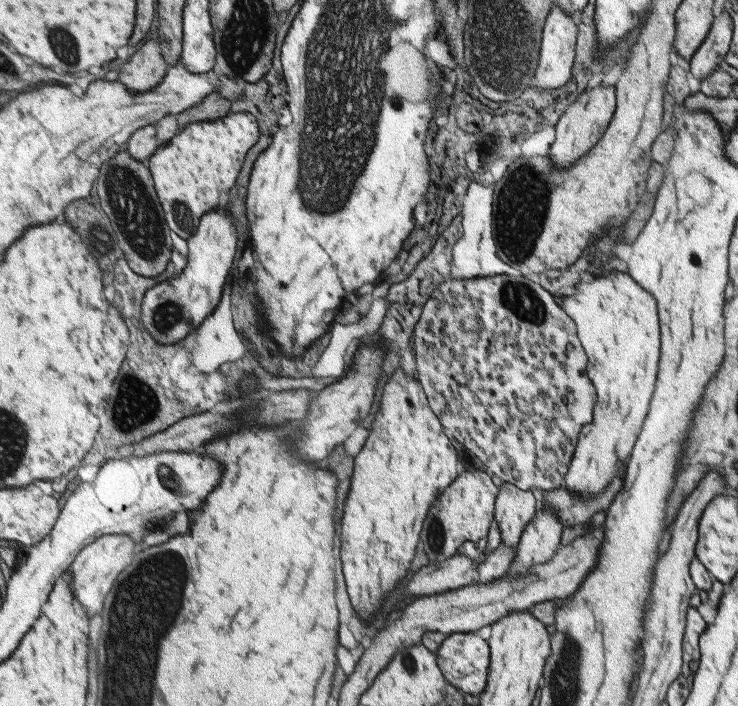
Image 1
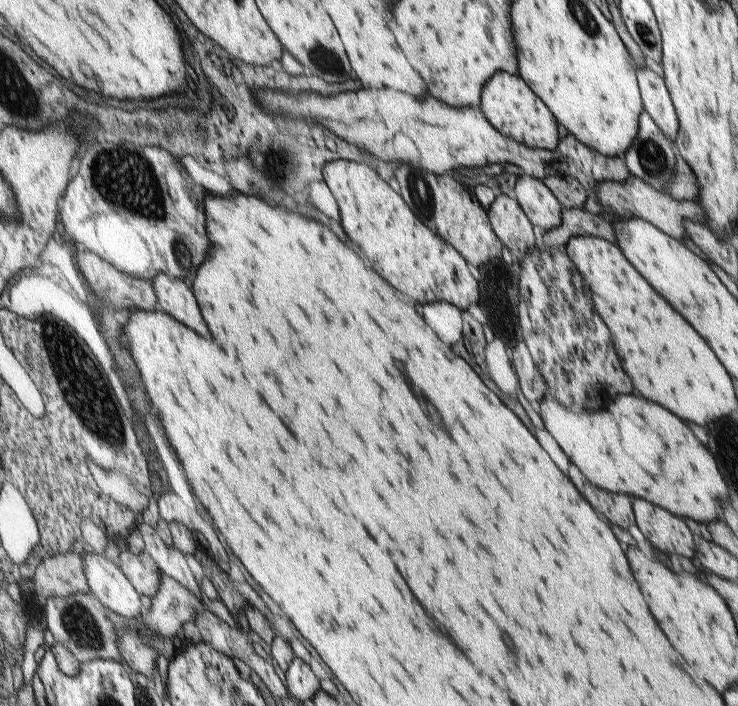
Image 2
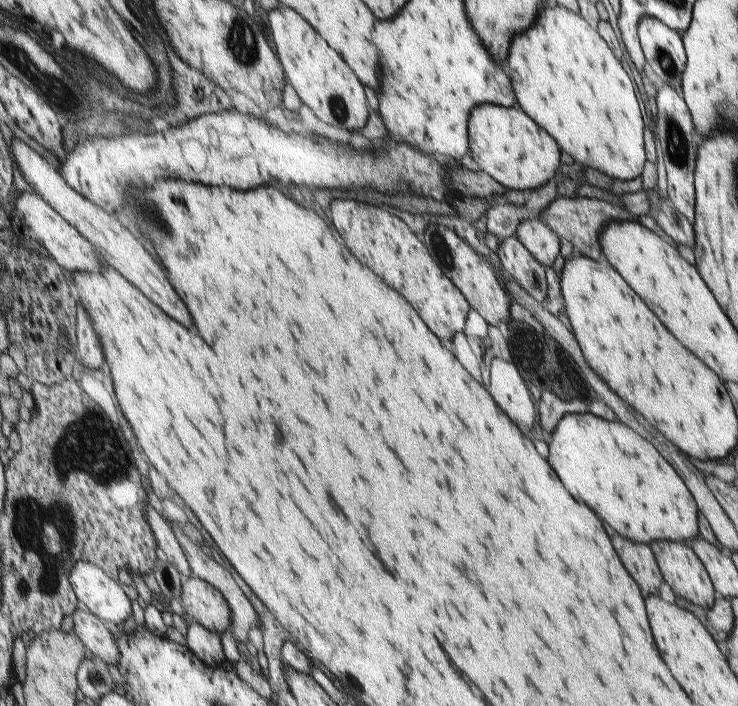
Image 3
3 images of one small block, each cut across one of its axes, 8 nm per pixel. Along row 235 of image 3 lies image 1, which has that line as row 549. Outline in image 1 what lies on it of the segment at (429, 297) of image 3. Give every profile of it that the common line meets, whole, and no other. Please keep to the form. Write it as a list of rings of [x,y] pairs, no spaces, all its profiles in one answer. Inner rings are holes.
[[[402,367],[396,368],[384,383],[369,432],[360,454],[354,455],[351,487],[342,516],[342,540],[346,540],[346,544],[342,544],[342,570],[346,572],[346,584],[350,584],[350,600],[364,625],[378,609],[382,612],[382,602],[398,582],[405,579],[410,570],[410,558],[415,557],[412,554],[414,542],[418,544],[418,536],[430,505],[458,478],[456,448],[444,436],[438,416],[430,410],[418,380],[408,376]]]

